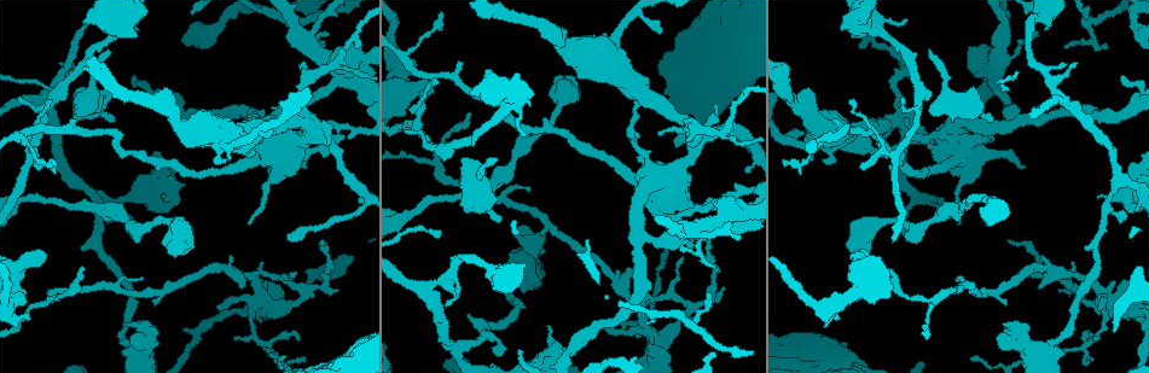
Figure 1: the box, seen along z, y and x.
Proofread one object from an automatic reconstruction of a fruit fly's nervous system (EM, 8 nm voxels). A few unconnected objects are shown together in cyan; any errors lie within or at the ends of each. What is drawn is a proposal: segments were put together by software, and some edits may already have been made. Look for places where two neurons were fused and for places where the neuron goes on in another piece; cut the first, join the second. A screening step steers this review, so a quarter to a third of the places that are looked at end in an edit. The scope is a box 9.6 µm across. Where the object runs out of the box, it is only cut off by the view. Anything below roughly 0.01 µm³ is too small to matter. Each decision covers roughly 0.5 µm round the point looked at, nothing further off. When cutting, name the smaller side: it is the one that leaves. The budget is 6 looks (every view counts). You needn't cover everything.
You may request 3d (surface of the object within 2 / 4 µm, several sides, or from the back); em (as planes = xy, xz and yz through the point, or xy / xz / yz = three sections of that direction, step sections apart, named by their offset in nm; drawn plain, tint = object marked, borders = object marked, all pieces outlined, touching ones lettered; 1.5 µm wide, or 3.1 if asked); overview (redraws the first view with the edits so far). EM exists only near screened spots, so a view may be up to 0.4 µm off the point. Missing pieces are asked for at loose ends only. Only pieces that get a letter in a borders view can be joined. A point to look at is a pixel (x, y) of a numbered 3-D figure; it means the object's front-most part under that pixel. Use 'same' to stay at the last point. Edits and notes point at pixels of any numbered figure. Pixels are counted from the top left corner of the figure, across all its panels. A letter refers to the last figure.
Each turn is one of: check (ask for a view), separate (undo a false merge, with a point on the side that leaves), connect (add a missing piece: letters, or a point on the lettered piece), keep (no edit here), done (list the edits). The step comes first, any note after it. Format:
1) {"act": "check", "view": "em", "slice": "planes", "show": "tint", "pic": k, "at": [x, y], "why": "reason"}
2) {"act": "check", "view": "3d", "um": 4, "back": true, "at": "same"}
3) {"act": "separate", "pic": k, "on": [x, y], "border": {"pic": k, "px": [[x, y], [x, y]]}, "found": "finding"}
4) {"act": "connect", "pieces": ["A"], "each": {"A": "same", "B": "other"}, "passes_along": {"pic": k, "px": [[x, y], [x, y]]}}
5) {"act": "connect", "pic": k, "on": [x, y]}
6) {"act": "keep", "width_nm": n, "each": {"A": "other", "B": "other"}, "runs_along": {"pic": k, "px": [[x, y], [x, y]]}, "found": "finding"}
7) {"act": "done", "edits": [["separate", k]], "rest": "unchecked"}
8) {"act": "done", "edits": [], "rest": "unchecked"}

{"act": "check", "view": "em", "slice": "xy", "step": 4, "show": "tint", "pic": 1, "at": [891, 221], "why": "narrows sharply"}

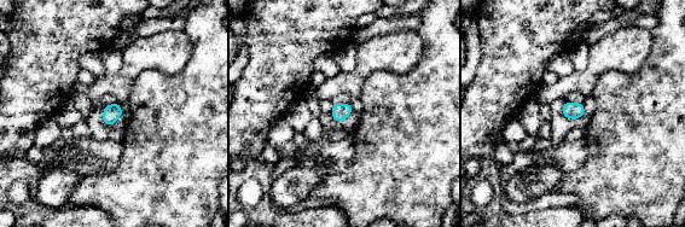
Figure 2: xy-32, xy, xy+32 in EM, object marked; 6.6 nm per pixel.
{"act": "check", "view": "em", "slice": "planes", "show": "borders", "at": "same", "why": "cut it another way"}

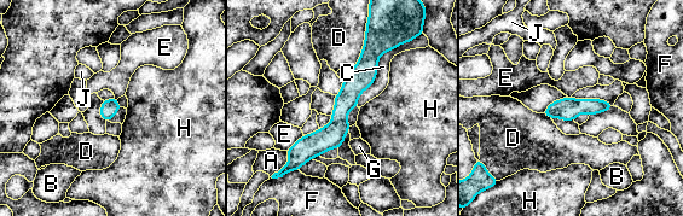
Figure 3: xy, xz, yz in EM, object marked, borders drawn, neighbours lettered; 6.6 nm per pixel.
{"act": "keep", "width_nm": 110, "each": {"A": "other", "B": "other", "C": "other", "D": "other", "E": "other", "F": "other", "G": "other", "H": "other", "J": "other"}, "border": {"pic": 3, "px": [[304, 135], [287, 151]]}, "found": "continuous, no second neuron"}

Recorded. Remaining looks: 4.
{"act": "check", "view": "3d", "um": 4, "pic": 1, "at": [1084, 304], "why": "touches itself"}

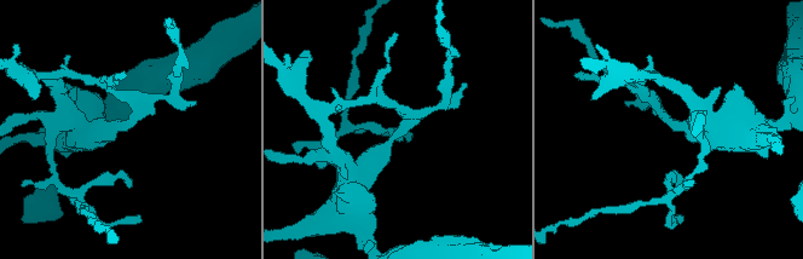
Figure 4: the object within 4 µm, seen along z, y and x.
{"act": "check", "view": "em", "slice": "planes", "show": "borders", "pic": 4, "at": [672, 122]}

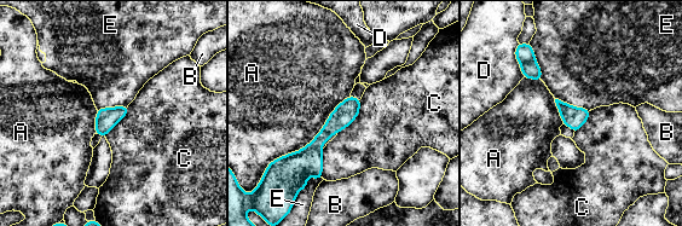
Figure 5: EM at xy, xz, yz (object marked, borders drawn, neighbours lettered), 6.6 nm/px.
{"act": "separate", "pic": 5, "on": [531, 69], "width_nm": 140, "longest_contact_nm": ["A", 700], "each": {"A": "other", "B": "other", "C": "other", "D": "other", "E": "other"}, "found": "two neurons meet here"}

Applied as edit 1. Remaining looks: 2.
{"act": "check", "view": "3d", "um": 2, "pic": 1, "at": [27, 316]}

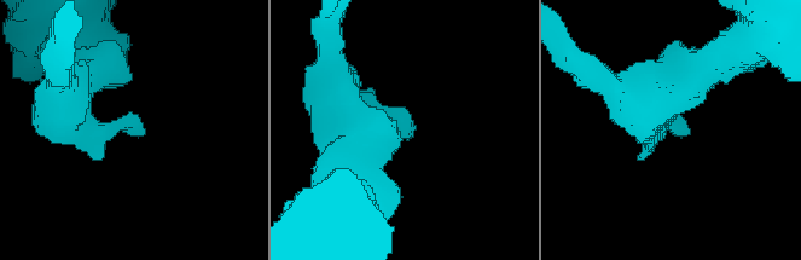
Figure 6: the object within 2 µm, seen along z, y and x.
{"act": "check", "view": "em", "slice": "planes", "show": "borders", "pic": 6, "at": [138, 127], "why": "now the EM"}

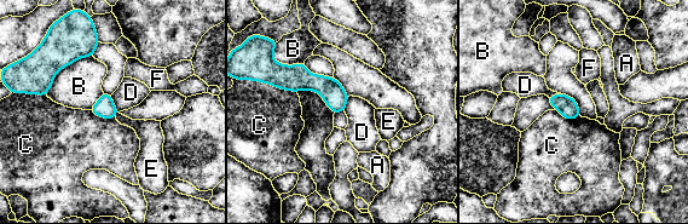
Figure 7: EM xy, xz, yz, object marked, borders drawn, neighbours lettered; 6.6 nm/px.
{"act": "keep", "each": {"A": "other", "B": "other", "C": "other", "D": "other", "E": "other", "F": "other"}, "border": {"pic": 7, "px": [[110, 96], [119, 112]]}, "found": "no lettered piece goes on from it"}

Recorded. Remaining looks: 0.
{"act": "done", "edits": [["separate", 5]], "rest": "unchecked"}

